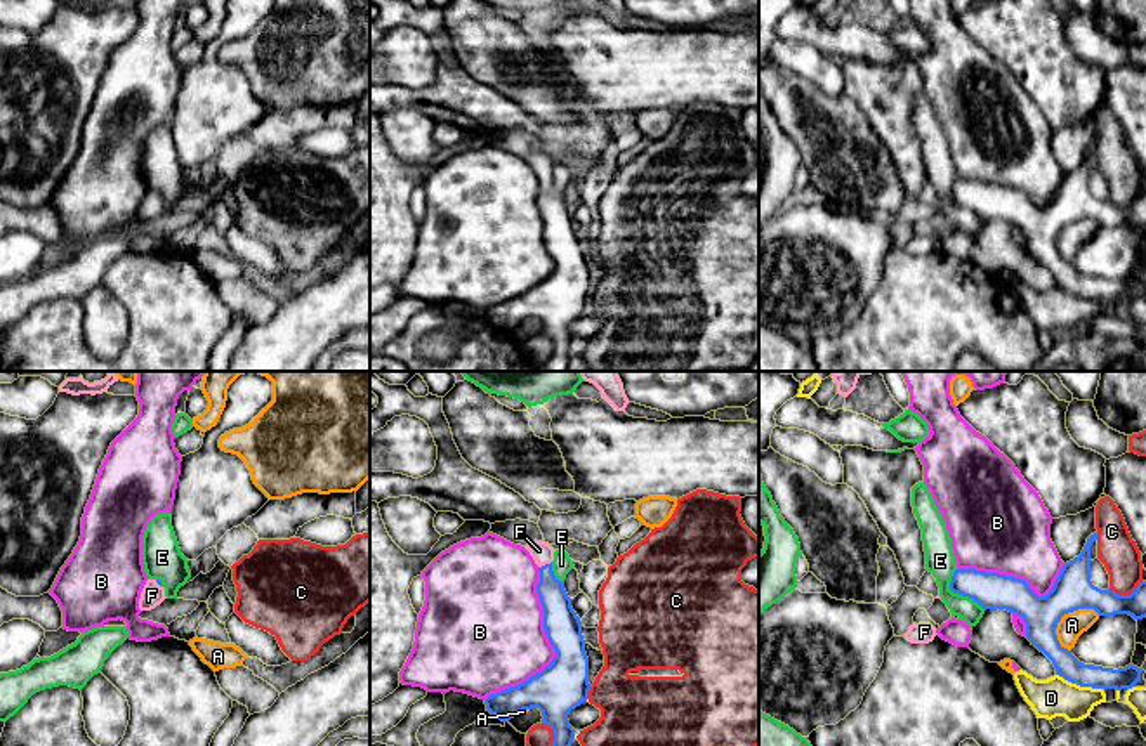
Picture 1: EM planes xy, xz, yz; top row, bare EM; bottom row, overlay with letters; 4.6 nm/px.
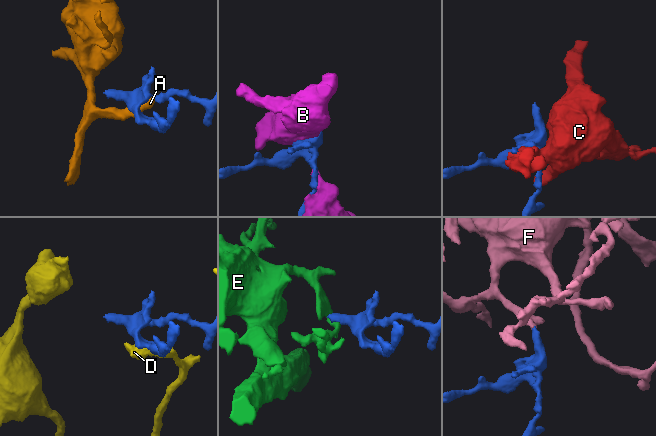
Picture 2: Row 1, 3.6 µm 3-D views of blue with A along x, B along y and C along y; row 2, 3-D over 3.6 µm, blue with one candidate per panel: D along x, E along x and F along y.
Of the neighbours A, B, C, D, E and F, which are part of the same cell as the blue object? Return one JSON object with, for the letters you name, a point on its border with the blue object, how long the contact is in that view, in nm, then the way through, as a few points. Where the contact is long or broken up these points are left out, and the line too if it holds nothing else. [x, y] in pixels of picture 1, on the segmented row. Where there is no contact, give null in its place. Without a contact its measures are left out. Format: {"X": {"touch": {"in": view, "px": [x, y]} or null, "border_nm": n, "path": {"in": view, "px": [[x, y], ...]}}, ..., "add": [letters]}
{"F": {"touch": {"in": "xz", "px": [546, 564]}, "border_nm": 70, "path": {"in": "xz", "px": [[558, 615], [547, 587], [546, 564], [542, 552]]}}, "add": ["F"]}

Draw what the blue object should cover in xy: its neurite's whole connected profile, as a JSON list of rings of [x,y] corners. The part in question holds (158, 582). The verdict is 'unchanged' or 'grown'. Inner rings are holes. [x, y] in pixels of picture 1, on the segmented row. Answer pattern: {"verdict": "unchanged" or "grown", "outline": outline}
{"verdict": "grown", "outline": [[[148,579],[139,599],[141,611],[151,611],[165,600],[165,588],[160,579]]]}

